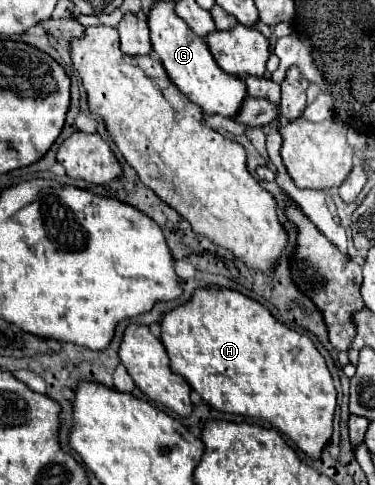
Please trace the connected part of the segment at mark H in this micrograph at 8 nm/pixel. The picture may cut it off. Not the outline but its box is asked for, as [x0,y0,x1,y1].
[161,285,337,459]

